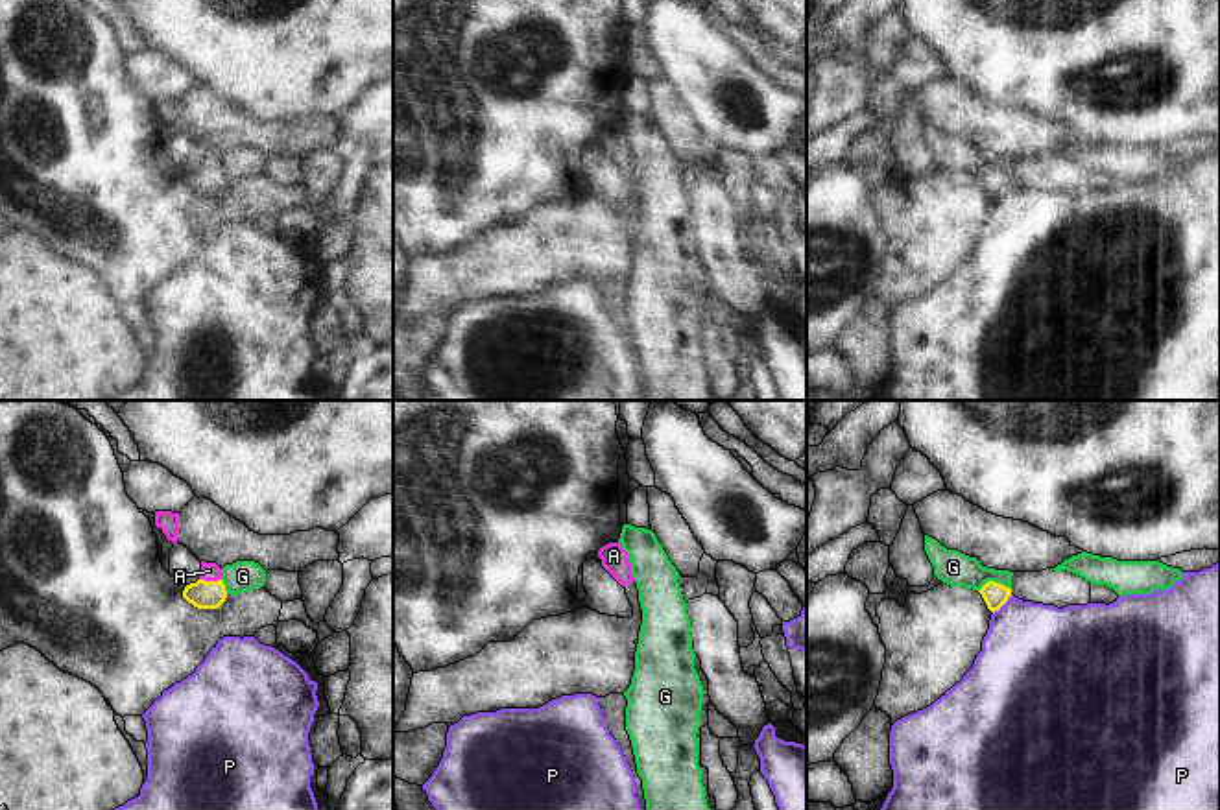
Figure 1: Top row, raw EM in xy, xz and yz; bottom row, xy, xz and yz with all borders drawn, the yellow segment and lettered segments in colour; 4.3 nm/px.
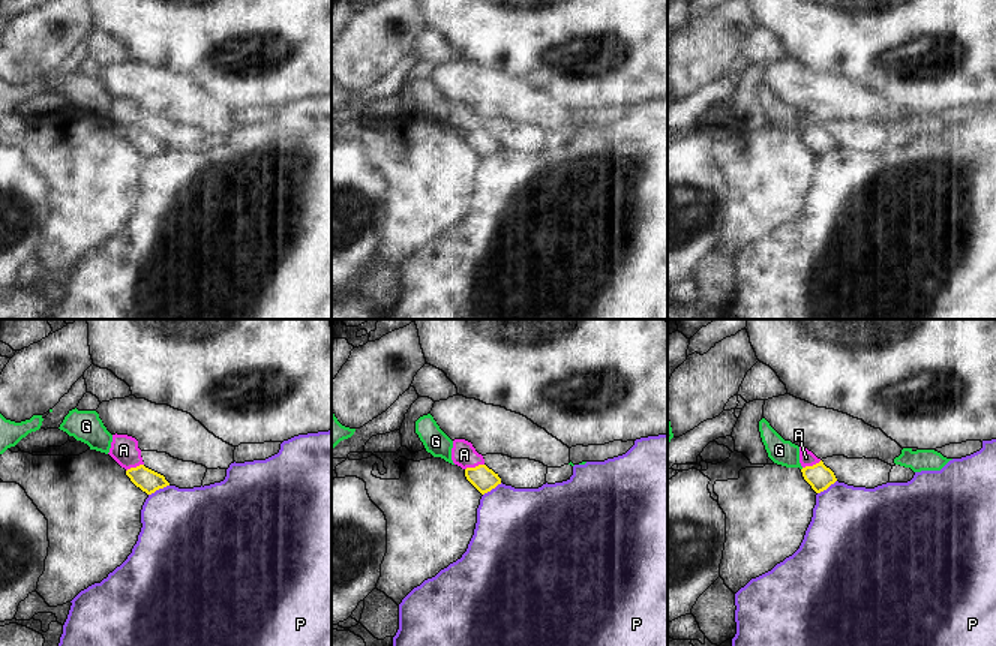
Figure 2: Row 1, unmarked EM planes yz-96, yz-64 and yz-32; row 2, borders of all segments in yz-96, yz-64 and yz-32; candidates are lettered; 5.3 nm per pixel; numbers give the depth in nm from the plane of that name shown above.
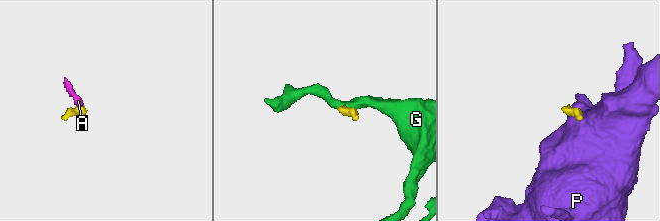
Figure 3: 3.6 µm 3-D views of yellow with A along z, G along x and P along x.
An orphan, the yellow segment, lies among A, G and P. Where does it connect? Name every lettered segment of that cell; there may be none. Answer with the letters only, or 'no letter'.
A

